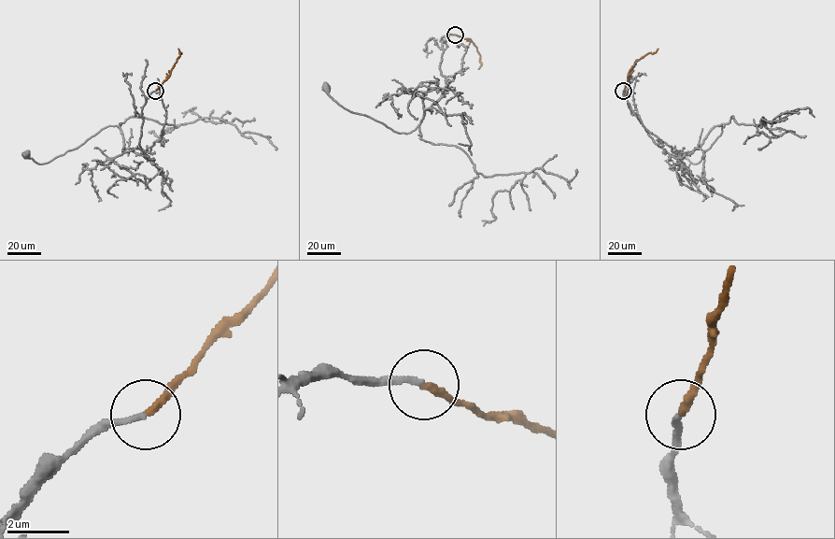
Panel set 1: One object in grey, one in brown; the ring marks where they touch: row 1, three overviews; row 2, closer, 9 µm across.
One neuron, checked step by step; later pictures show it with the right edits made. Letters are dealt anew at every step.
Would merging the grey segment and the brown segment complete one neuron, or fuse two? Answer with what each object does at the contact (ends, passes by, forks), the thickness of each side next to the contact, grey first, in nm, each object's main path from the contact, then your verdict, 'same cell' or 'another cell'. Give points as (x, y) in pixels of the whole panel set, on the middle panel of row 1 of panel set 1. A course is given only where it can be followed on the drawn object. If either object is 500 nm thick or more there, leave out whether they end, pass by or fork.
grey ends; brown ends; calibres 180 and 240 nm; course grey (455, 35), (442, 42), (440, 69), (447, 92), (409, 133), (342, 107), (327, 86); course brown (455, 35), (469, 38), (476, 48), (481, 64), (478, 69); same cell

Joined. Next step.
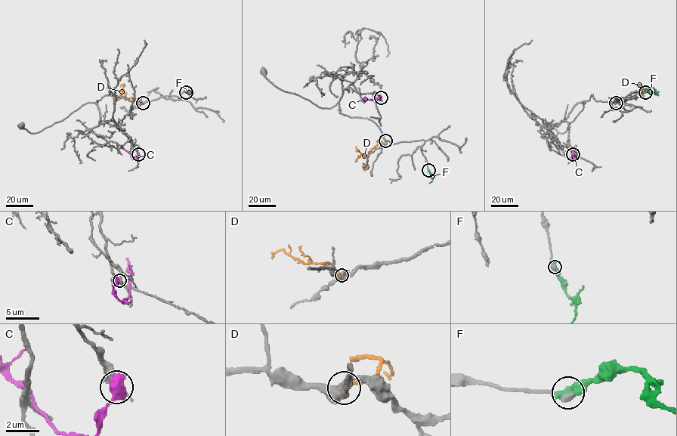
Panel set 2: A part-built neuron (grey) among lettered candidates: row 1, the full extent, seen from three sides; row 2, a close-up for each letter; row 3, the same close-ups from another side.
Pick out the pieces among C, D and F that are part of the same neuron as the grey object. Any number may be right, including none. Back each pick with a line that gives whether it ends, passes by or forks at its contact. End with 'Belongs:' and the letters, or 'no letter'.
Belongs: no letter

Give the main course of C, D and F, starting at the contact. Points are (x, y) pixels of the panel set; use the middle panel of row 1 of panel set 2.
C: (381, 97), (363, 100)
D: (384, 140), (383, 143), (379, 141), (369, 152), (368, 165), (365, 169), (363, 163)
F: (428, 170), (432, 177), (429, 183)

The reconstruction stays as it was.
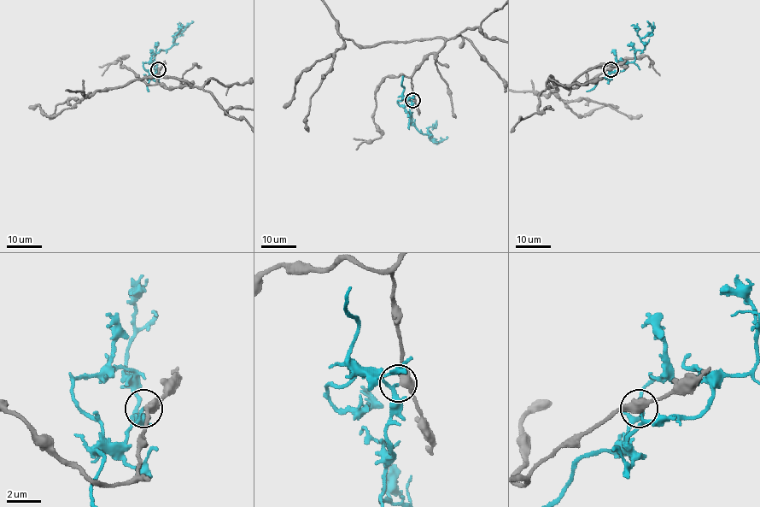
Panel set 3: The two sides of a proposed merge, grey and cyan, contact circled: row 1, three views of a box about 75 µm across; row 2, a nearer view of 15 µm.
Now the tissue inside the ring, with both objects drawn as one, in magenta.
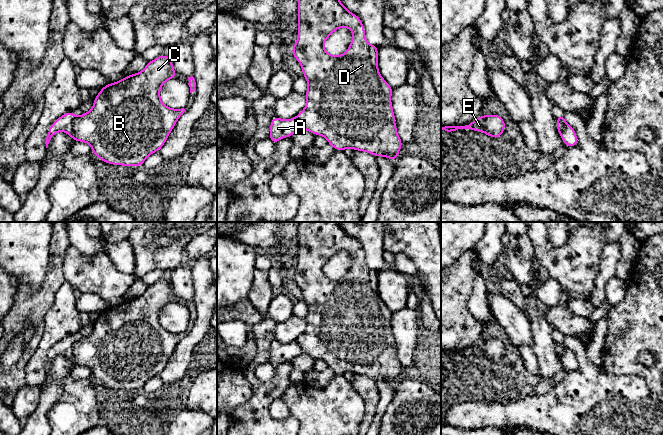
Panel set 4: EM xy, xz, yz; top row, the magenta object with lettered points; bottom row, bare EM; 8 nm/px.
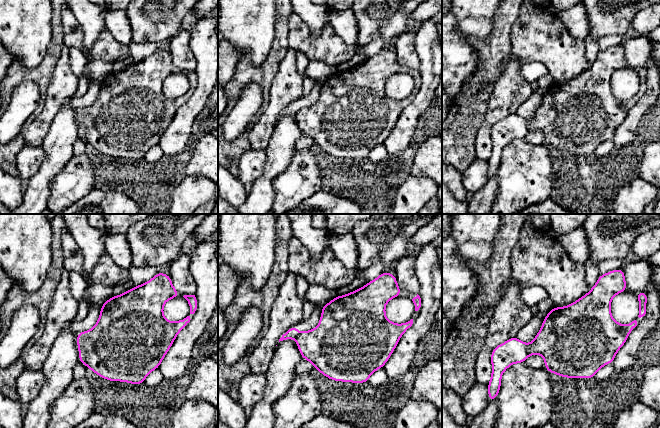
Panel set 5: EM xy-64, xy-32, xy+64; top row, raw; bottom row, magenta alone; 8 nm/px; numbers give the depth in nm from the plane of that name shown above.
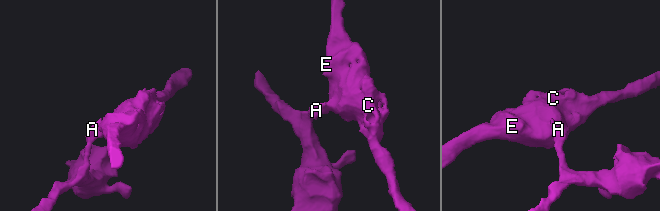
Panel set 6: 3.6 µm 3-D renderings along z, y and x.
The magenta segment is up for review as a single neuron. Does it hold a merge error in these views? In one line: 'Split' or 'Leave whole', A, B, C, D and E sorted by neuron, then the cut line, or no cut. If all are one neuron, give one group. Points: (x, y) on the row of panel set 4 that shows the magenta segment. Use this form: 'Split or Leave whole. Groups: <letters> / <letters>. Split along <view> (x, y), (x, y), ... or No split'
Split. Groups: A / B C D E. Split along xy (74, 118), (72, 130), (77, 140)

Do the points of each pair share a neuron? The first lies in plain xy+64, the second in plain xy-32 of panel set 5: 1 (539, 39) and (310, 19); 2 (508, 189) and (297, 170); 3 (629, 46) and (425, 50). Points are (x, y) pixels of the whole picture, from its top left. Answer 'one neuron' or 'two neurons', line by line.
1: two neurons
2: one neuron
3: two neurons

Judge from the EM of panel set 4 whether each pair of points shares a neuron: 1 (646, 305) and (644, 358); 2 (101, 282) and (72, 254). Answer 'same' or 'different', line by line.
1: different
2: same

